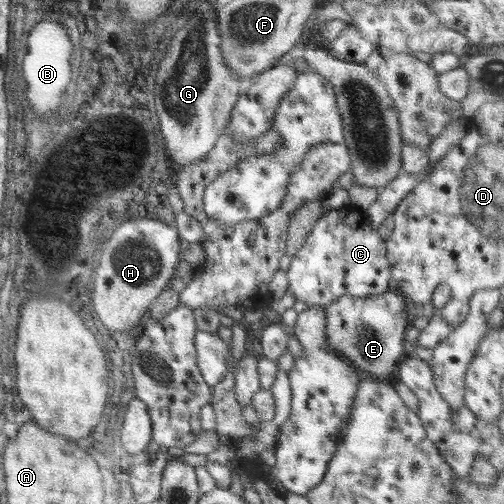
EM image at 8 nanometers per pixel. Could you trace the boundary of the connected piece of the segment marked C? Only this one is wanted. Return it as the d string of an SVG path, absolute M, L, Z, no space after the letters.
M351 204L331 209L316 221L302 248L291 258L289 288L298 301L325 307L341 296L367 297L391 289L385 239L372 229L364 211Z

